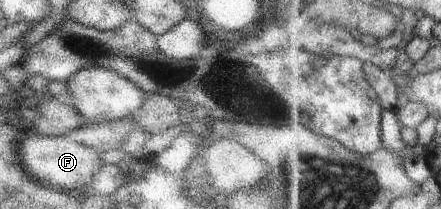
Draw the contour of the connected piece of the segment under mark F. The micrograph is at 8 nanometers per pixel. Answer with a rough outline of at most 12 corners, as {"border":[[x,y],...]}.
{"border":[[68,136],[27,137],[22,167],[59,188],[88,190],[104,164]]}

